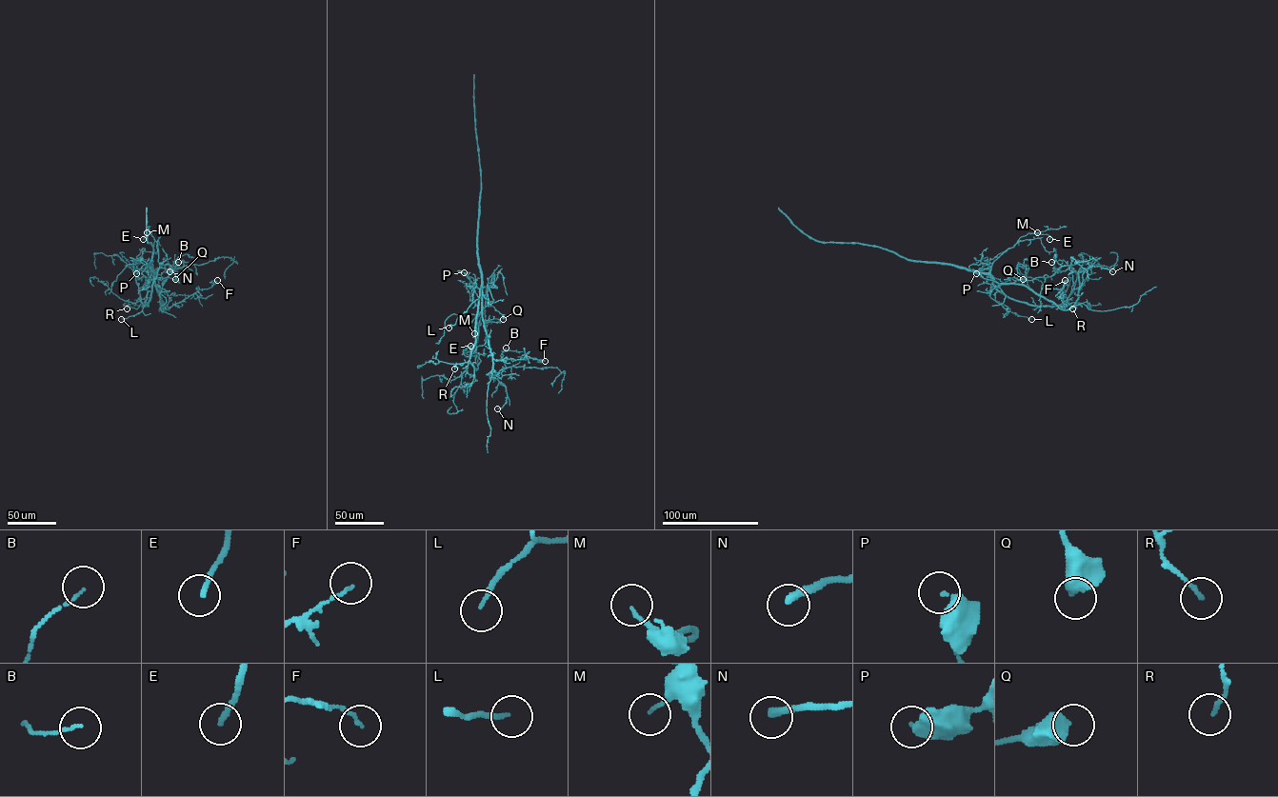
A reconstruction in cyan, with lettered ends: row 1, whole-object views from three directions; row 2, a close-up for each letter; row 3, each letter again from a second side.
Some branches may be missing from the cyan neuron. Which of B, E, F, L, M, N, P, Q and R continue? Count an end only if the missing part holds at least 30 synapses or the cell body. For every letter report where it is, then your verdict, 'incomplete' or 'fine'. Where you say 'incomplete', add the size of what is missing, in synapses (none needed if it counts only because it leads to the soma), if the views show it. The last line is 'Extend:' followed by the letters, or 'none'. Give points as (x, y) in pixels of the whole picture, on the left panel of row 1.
B: (178, 262) | fine
E: (143, 239) | fine
F: (217, 280) | fine
L: (121, 319) | fine
M: (147, 232) | fine
N: (169, 271) | fine
P: (136, 273) | fine
Q: (175, 279) | fine
R: (127, 308) | fine
Extend: none

